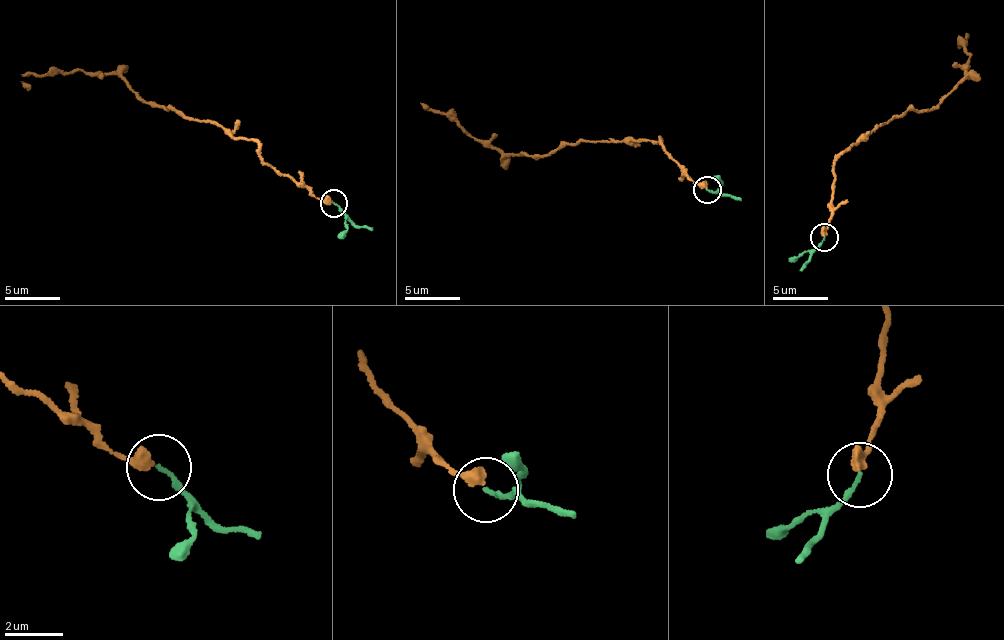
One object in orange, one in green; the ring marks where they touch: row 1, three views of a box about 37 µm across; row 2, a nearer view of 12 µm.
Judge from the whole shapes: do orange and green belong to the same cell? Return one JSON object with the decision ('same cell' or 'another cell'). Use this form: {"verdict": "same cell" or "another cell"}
{"verdict": "same cell"}

